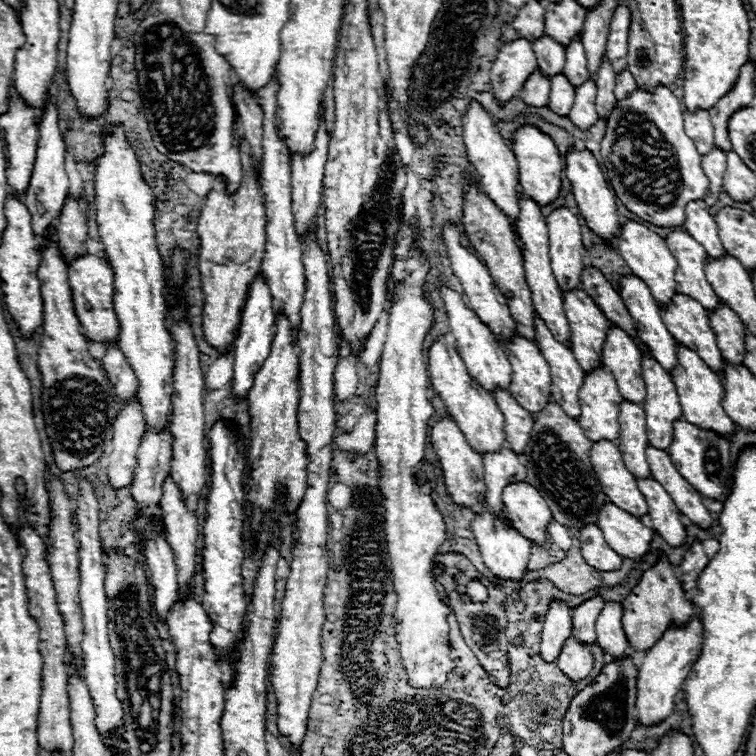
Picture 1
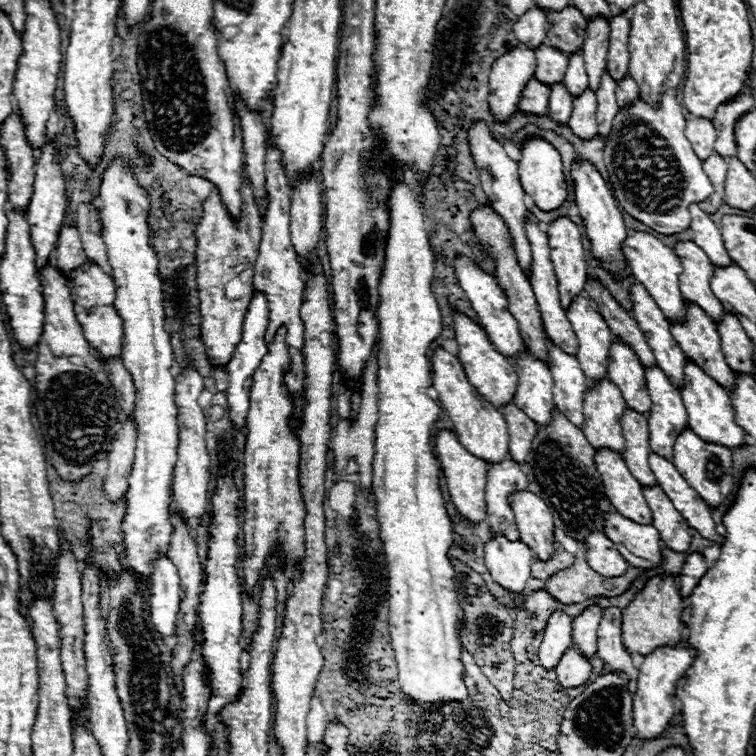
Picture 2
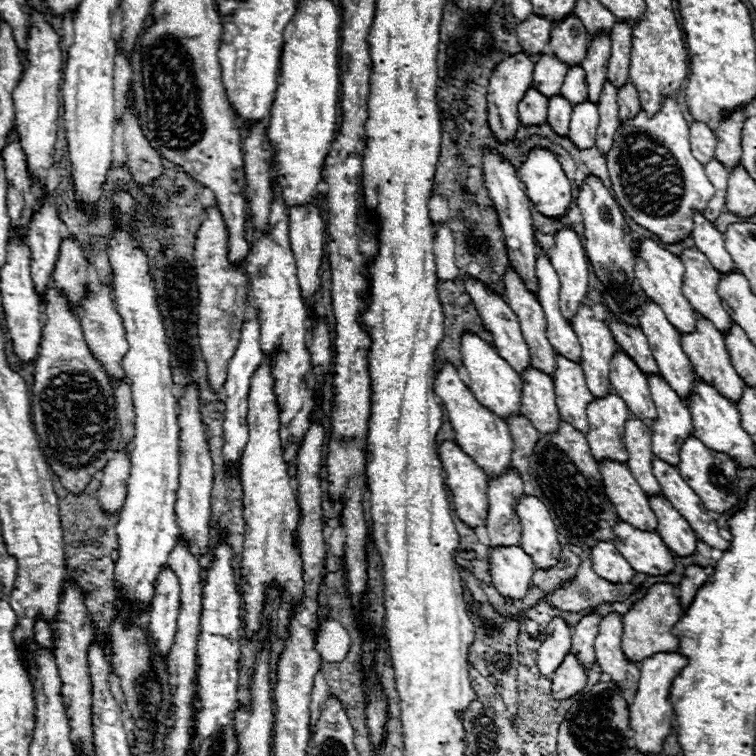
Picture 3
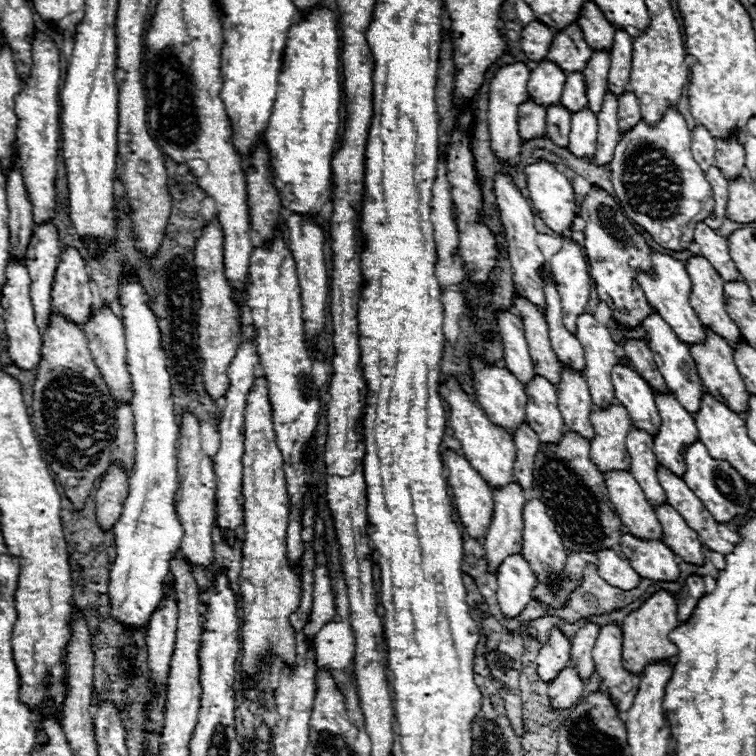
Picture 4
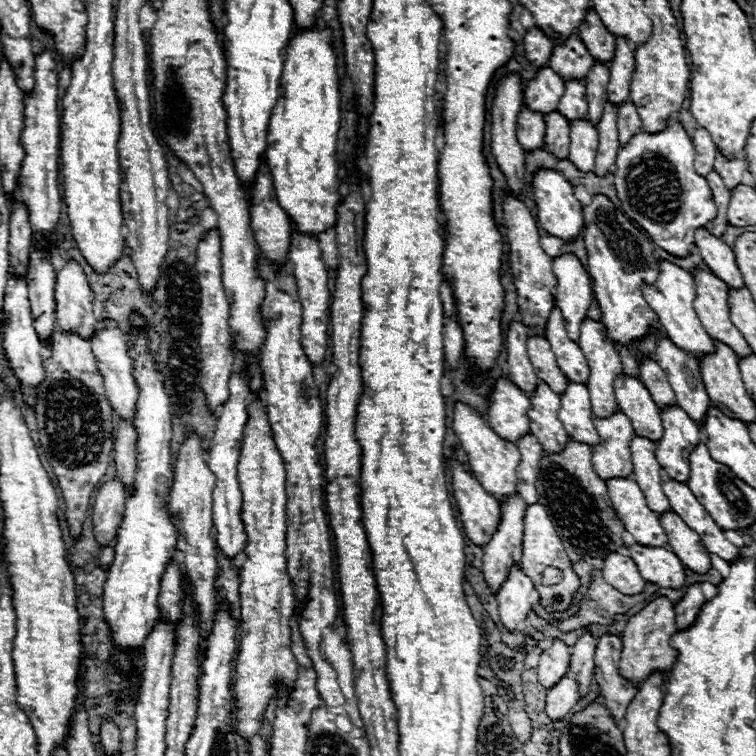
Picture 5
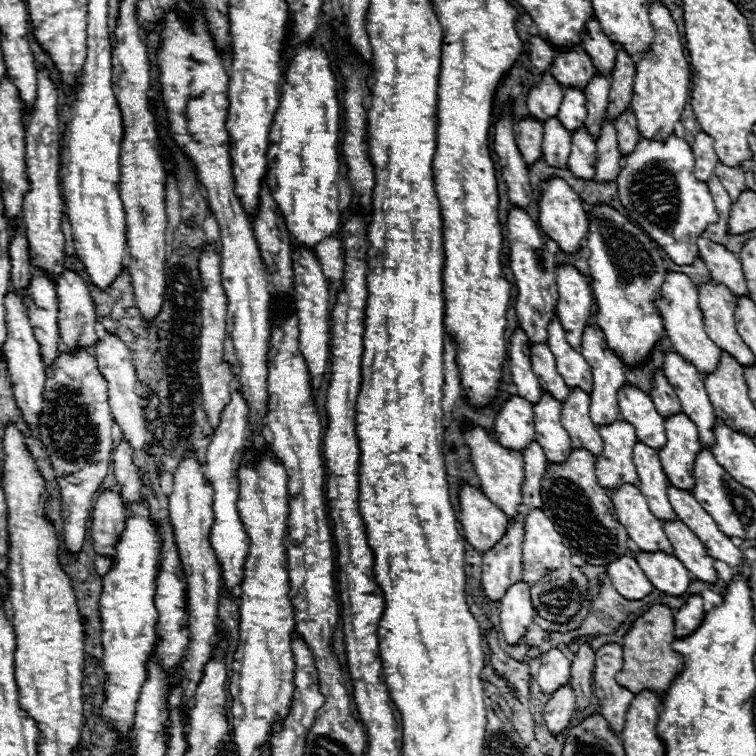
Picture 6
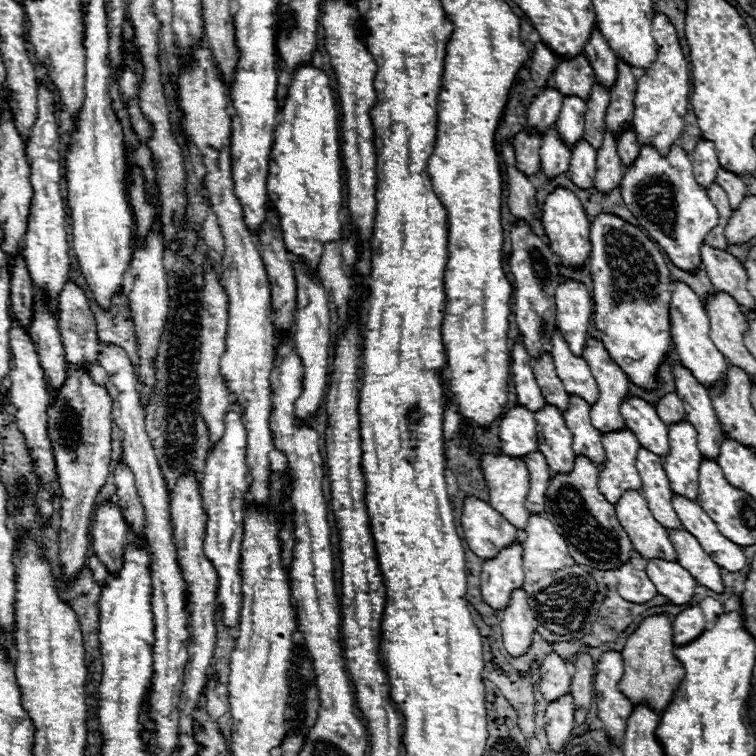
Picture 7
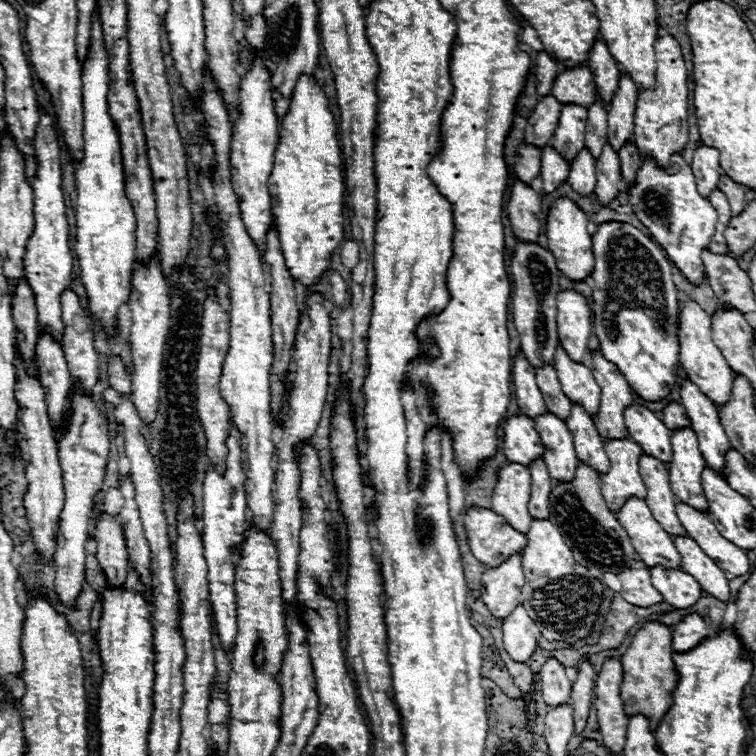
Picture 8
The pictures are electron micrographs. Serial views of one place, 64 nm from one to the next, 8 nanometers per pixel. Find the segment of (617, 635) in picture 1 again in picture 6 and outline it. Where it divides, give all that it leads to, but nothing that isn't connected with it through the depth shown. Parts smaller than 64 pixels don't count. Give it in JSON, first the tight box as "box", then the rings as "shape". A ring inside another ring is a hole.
{"box":[594,642,634,732],"shape":[[[606,642],[596,650],[594,660],[594,694],[598,696],[600,714],[610,722],[614,732],[622,732],[624,716],[628,712],[630,702],[634,700],[634,692],[620,686],[616,682],[616,674],[622,668],[622,646],[614,642]]]}

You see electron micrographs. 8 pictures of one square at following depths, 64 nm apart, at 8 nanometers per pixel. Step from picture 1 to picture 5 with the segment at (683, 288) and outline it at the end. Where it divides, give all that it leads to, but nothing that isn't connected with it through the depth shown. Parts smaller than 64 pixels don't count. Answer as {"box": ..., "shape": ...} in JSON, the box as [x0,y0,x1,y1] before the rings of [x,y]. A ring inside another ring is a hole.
{"box":[694,264,752,358],"shape":[[[702,264],[694,270],[694,284],[696,284],[696,300],[694,308],[704,324],[706,332],[724,344],[728,344],[740,358],[752,354],[750,346],[742,338],[740,330],[730,320],[728,310],[728,286],[712,274],[712,270]]]}

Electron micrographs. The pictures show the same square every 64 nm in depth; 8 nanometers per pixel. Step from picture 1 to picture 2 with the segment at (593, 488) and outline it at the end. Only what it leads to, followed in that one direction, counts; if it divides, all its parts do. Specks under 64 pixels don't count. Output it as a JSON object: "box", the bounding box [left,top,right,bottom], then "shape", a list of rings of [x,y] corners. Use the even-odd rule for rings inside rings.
{"box":[524,408,612,542],"shape":[[[558,408],[552,410],[548,426],[538,426],[524,466],[528,490],[538,494],[548,504],[556,528],[564,530],[578,542],[594,530],[604,530],[604,514],[612,504],[604,494],[602,478],[594,464],[594,448],[582,430],[564,418]]]}

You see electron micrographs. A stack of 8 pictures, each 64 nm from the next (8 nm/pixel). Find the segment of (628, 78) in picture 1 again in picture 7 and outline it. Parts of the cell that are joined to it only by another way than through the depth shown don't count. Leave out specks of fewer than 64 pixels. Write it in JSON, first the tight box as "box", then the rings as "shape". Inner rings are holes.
{"box":[618,126,640,166],"shape":[[[626,126],[618,138],[618,154],[622,158],[622,162],[626,166],[630,166],[634,162],[634,158],[638,156],[638,150],[640,150],[640,144],[638,144],[638,138],[636,138],[636,132],[630,126]]]}

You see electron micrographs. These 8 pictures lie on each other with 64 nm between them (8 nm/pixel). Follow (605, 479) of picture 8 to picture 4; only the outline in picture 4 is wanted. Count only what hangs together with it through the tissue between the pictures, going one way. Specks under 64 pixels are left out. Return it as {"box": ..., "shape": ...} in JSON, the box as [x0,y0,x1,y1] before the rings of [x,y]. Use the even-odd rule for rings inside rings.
{"box":[590,404,632,472],"shape":[[[610,404],[608,408],[592,410],[590,424],[594,428],[592,462],[600,472],[608,470],[628,470],[630,454],[626,450],[626,434],[632,426],[632,420],[622,404]]]}

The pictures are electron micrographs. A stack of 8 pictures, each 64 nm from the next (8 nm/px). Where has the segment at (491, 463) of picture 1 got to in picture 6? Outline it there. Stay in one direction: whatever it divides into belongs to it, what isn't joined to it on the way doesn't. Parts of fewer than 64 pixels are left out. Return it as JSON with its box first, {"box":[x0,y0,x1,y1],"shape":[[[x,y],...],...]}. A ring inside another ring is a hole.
{"box":[482,514,524,600],"shape":[[[524,514],[508,520],[504,538],[500,538],[490,550],[484,552],[482,562],[482,586],[490,600],[500,600],[508,586],[522,580],[522,534]]]}

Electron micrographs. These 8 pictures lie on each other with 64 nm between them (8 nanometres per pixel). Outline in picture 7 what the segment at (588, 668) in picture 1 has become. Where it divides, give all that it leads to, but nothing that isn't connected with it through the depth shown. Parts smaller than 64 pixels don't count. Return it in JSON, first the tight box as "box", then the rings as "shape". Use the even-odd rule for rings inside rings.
{"box":[544,694,574,752],"shape":[[[564,694],[562,698],[558,698],[554,702],[548,702],[544,722],[546,722],[548,744],[552,746],[552,750],[560,752],[564,748],[564,744],[568,742],[568,738],[572,734],[572,728],[574,728],[572,696]]]}

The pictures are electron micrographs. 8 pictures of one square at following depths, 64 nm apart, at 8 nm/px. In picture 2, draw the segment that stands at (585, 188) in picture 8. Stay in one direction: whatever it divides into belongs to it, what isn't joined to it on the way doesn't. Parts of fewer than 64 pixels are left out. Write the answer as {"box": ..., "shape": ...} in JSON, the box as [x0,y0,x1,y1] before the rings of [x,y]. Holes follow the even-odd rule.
{"box":[568,88,598,138],"shape":[[[592,88],[584,90],[580,96],[574,98],[574,108],[572,108],[568,126],[580,138],[592,138],[596,134],[596,128],[598,128],[598,122],[596,122],[596,96],[594,96]]]}

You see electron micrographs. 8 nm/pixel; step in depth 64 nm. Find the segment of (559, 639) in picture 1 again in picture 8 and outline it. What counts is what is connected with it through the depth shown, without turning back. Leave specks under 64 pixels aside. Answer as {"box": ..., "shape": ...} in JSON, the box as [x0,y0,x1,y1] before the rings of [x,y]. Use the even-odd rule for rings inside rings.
{"box":[540,658,570,706],"shape":[[[548,658],[540,670],[540,688],[542,698],[548,706],[570,704],[570,680],[566,678],[566,668],[556,660]]]}

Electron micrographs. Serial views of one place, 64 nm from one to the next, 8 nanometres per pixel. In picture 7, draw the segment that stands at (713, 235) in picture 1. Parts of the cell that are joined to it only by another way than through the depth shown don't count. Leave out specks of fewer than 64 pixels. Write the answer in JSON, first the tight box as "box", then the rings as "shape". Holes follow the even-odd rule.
{"box":[700,242,754,308],"shape":[[[706,242],[700,246],[700,252],[704,270],[708,272],[714,288],[728,292],[742,308],[754,308],[754,300],[746,288],[748,276],[742,262],[726,250],[712,248]]]}

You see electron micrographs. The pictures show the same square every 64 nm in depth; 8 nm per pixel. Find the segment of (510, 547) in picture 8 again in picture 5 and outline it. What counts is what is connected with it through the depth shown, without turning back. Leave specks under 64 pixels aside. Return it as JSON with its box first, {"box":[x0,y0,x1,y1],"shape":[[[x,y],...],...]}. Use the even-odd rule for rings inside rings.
{"box":[450,460,500,546],"shape":[[[450,460],[450,468],[452,490],[460,512],[460,522],[464,524],[464,534],[476,546],[484,546],[500,522],[500,504],[478,484],[478,480],[464,468],[464,464]]]}

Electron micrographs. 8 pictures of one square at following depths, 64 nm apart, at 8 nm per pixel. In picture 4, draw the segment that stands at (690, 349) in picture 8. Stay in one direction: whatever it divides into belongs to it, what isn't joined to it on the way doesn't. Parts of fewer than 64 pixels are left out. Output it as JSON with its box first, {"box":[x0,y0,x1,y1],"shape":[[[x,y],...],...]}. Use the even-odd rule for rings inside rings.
{"box":[636,250,704,344],"shape":[[[650,250],[650,260],[652,260],[652,272],[640,272],[640,276],[636,276],[636,282],[644,290],[646,300],[674,328],[676,336],[682,342],[686,342],[686,344],[702,342],[704,340],[704,326],[702,326],[700,318],[696,316],[696,312],[690,306],[690,298],[688,298],[688,294],[690,294],[690,280],[688,280],[686,266],[680,260],[676,260],[676,258],[668,256],[668,254],[660,254],[656,250]]]}

